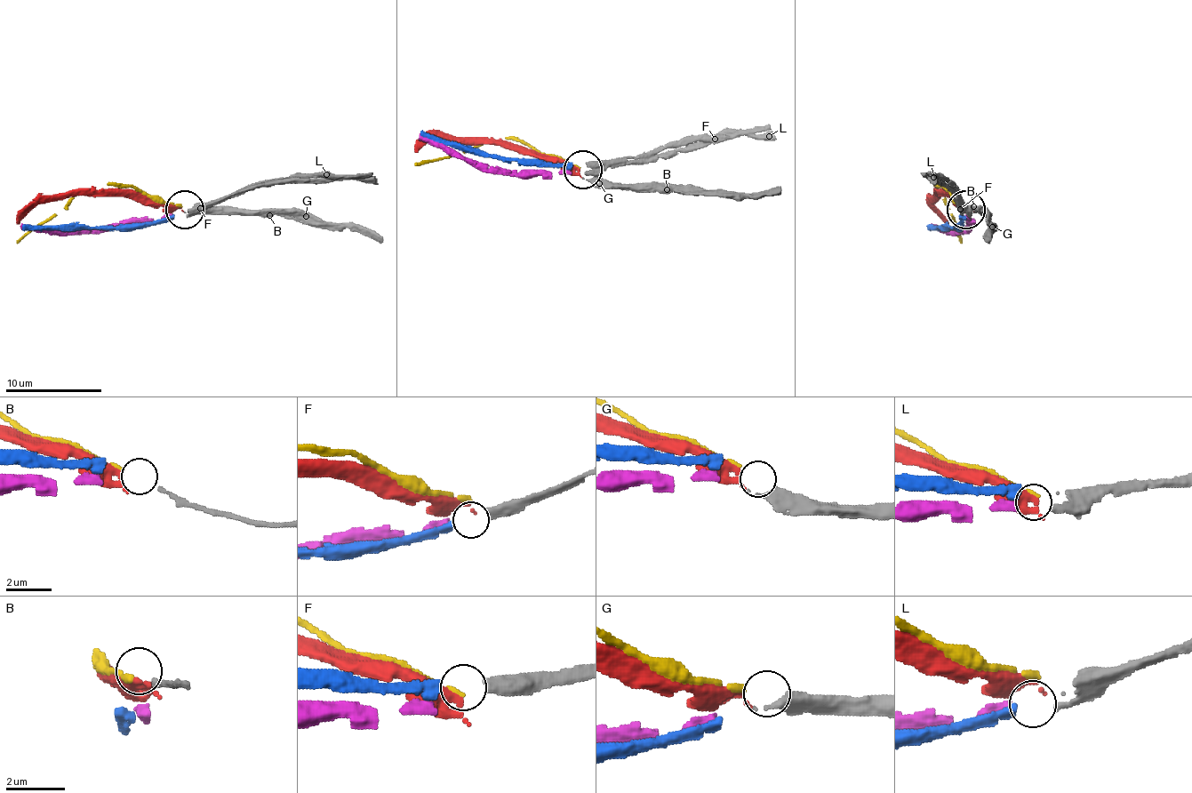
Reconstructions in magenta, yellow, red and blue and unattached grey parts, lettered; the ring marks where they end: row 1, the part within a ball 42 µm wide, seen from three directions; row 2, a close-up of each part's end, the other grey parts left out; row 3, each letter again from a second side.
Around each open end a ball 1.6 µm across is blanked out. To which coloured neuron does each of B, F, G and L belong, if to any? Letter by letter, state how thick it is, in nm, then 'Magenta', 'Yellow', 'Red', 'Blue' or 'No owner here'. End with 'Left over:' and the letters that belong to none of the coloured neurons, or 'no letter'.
B: Thickness 170 nm. Yellow
F: Thickness 480 nm. Blue
G: Thickness 360 nm. Red
L: Thickness 260 nm. Magenta
Left over: no letter

